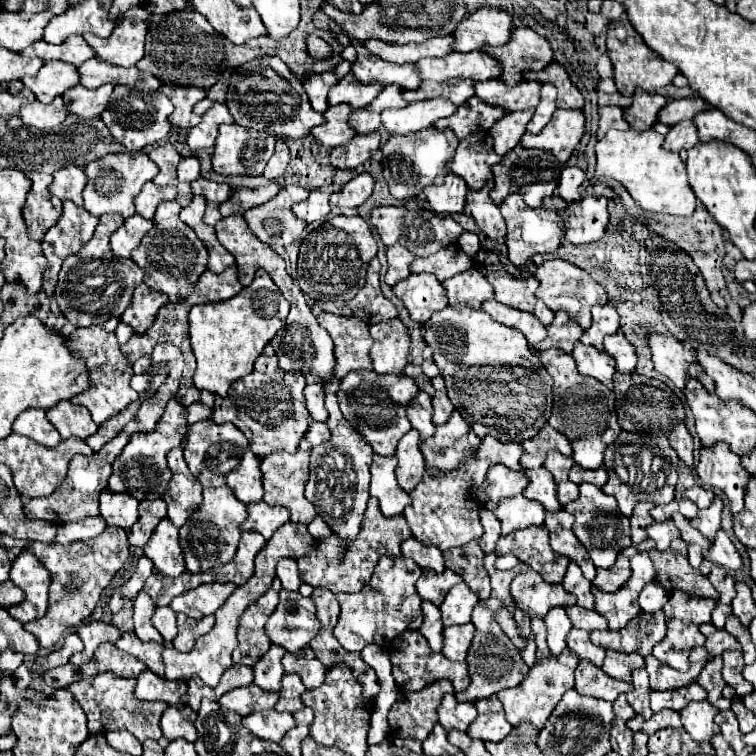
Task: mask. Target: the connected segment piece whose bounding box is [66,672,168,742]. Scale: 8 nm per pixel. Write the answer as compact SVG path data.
M102 672L102 674L96 674L96 678L78 680L78 682L70 684L70 686L66 686L66 690L70 690L74 694L76 702L80 702L82 710L86 712L90 732L128 730L140 742L144 742L148 738L158 740L162 736L160 716L168 708L168 704L166 702L144 702L144 700L138 700L134 696L134 684L136 684L134 678L120 678L120 676L114 676L110 672Z

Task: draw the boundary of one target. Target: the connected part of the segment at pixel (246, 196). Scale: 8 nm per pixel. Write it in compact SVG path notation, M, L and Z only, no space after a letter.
M268 184L264 188L256 188L256 190L250 190L250 188L236 188L234 194L220 206L220 214L222 216L230 216L230 214L244 214L246 210L254 208L254 206L260 206L268 200L272 200L276 194L278 194L278 186L276 184Z

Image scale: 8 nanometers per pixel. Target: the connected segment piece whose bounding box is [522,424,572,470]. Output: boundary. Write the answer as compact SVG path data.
M548 424L534 438L522 442L522 448L524 448L522 466L526 466L526 470L528 468L540 468L550 450L558 450L564 456L572 456L572 446L566 440L566 436L562 436L560 432L556 432Z

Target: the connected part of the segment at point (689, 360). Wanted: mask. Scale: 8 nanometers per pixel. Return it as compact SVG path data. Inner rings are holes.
M650 334L650 348L656 372L670 378L678 390L684 390L688 378L696 378L706 390L716 394L714 380L706 376L694 350L686 350L684 344L670 334Z

